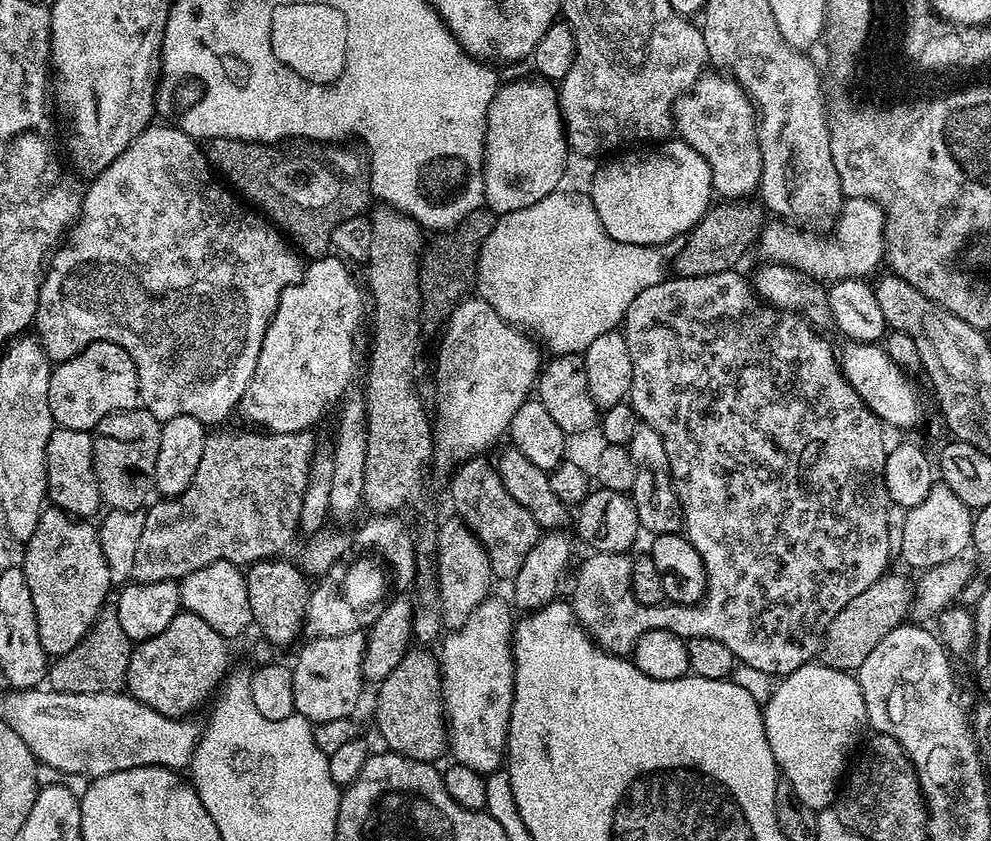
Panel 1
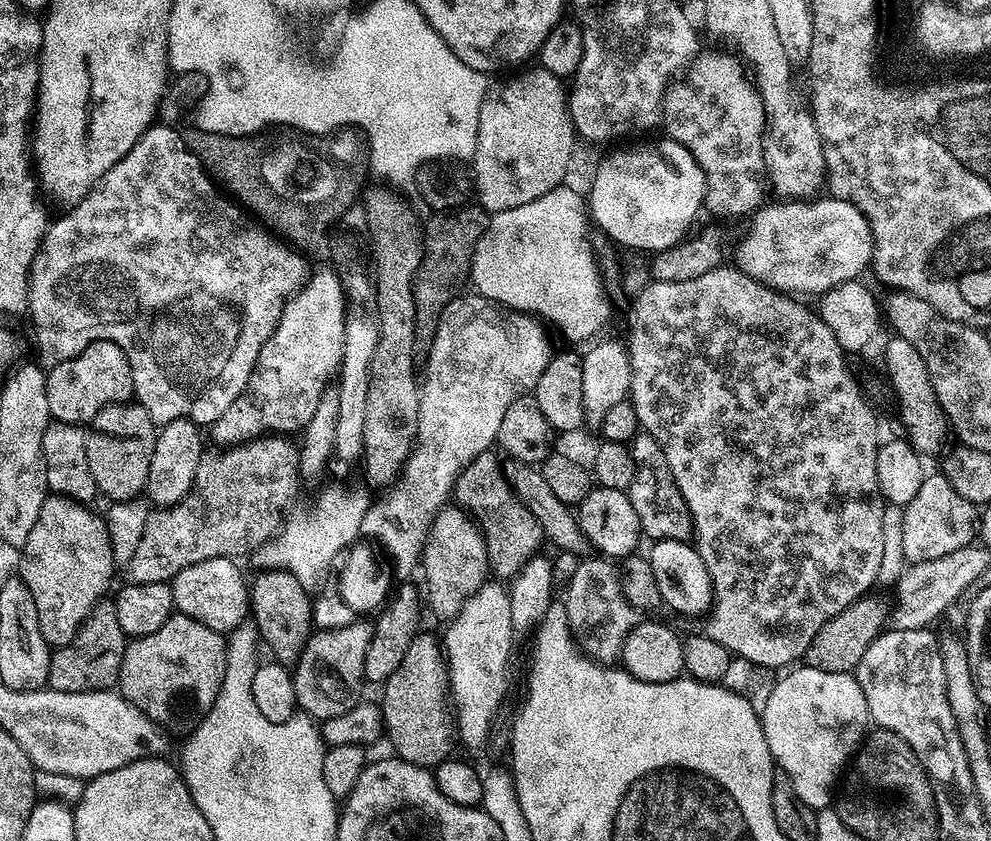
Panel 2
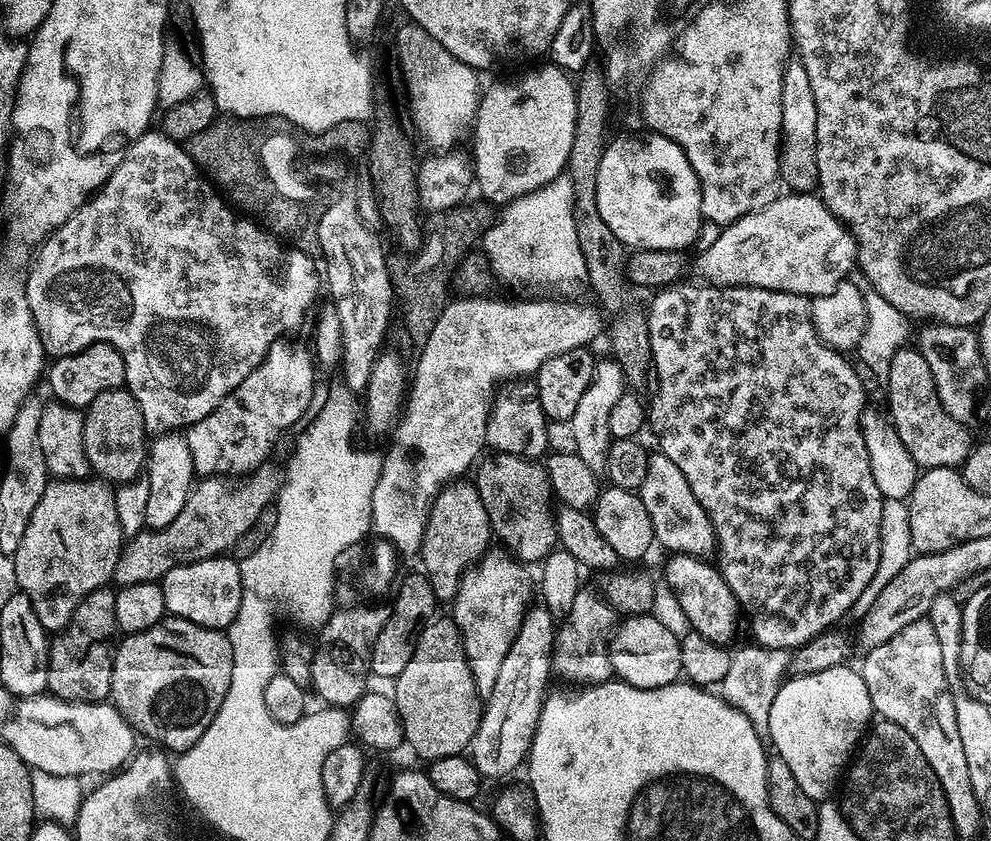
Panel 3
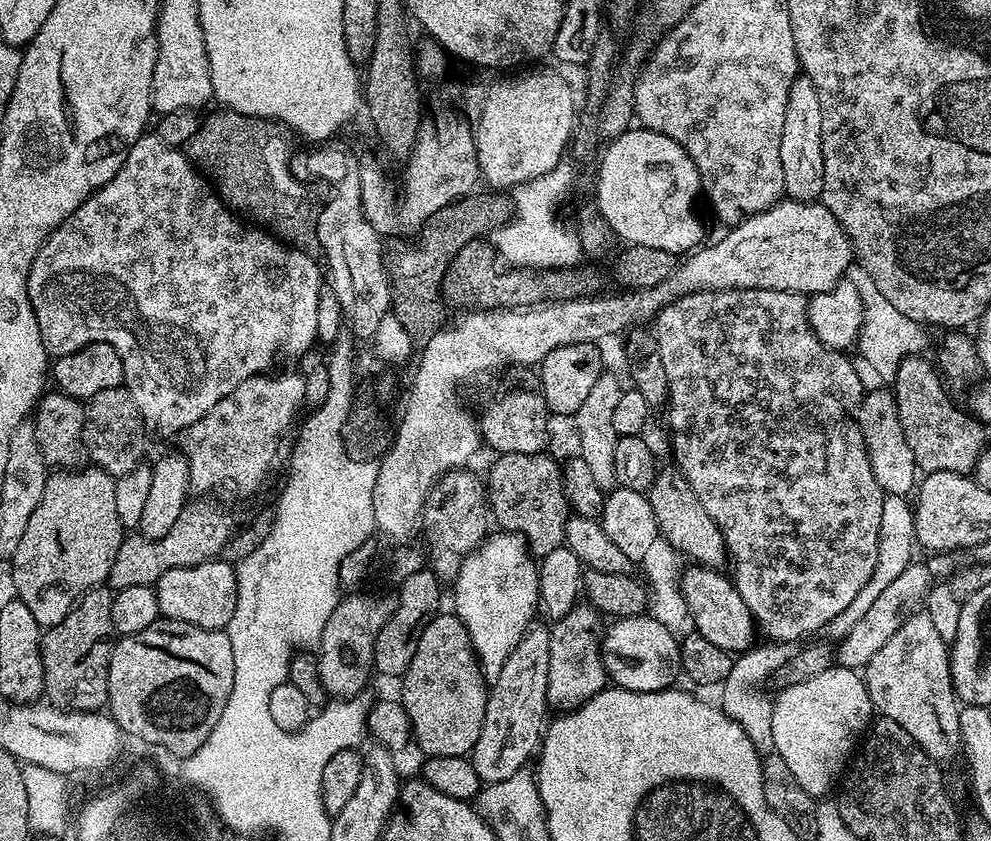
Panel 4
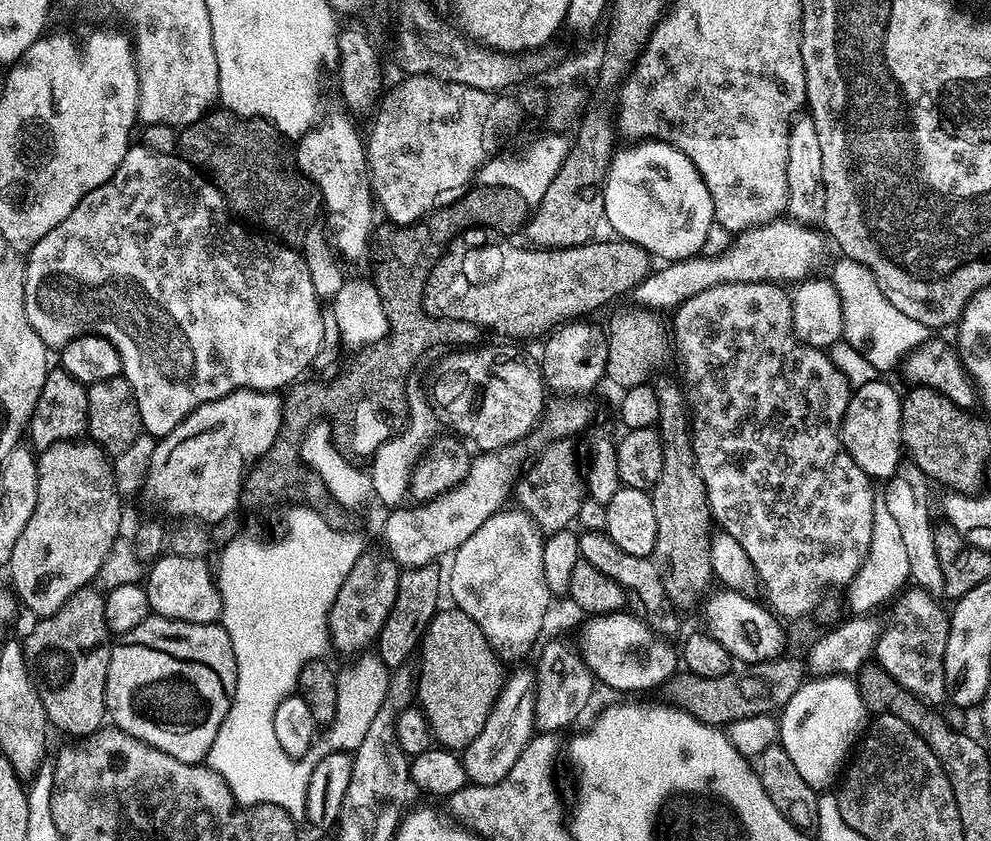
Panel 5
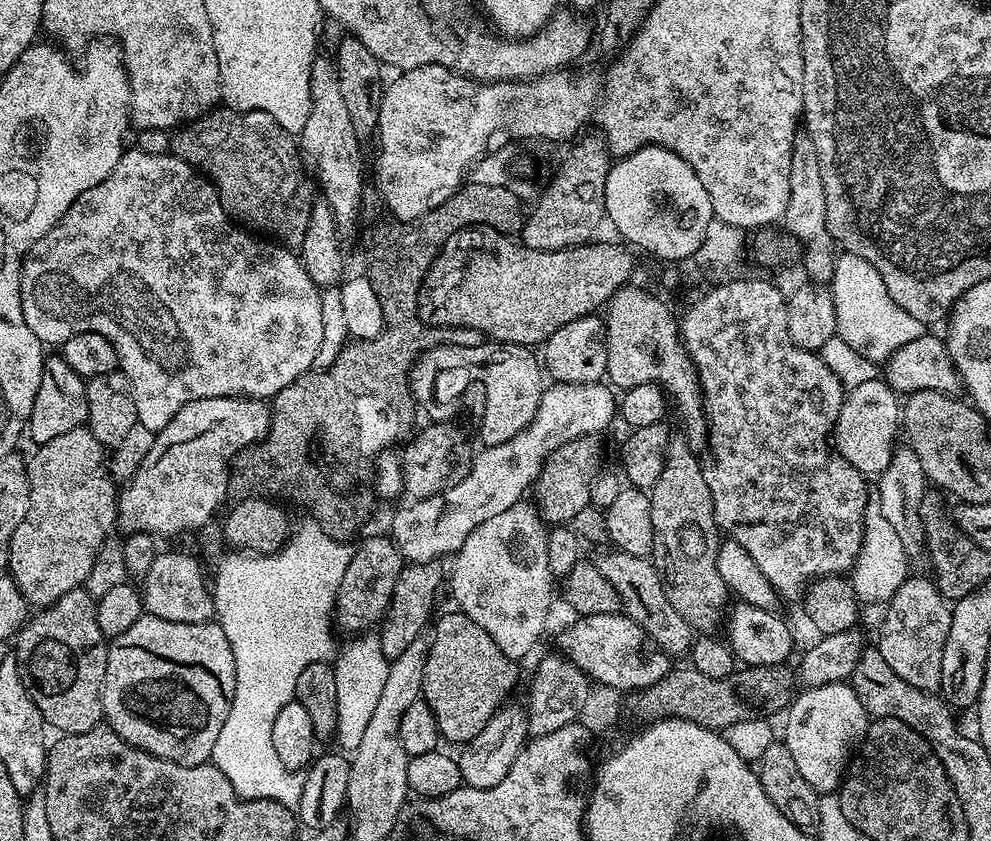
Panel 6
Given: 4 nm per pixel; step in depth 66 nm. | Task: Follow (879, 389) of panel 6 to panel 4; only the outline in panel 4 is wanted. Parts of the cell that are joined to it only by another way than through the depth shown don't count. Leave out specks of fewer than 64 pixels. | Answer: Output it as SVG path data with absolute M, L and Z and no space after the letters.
M888 390L865 391L854 415L864 439L864 448L868 451L872 472L878 478L878 486L889 496L908 496L917 487L918 469L914 454L910 454L910 446L906 446L906 434L902 434L895 396Z

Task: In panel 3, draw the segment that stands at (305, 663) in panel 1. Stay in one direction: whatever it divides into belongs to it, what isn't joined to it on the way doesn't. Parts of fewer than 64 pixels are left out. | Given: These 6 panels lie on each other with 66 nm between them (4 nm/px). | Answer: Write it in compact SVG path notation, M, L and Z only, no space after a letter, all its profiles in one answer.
M344 608L333 611L323 627L320 637L315 637L312 654L311 691L316 691L324 699L325 705L338 709L351 709L369 691L372 647L386 626L388 608Z

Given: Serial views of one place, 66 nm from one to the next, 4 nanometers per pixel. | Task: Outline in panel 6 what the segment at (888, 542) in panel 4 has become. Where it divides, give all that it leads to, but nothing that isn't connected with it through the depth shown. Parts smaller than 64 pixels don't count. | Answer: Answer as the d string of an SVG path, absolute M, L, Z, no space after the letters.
M869 499L864 511L864 538L860 543L860 553L856 563L850 569L850 583L852 593L857 601L864 604L880 604L891 600L892 596L902 586L902 582L910 575L910 561L906 549L902 547L902 541L898 538L894 526L882 514L882 506L879 499Z

